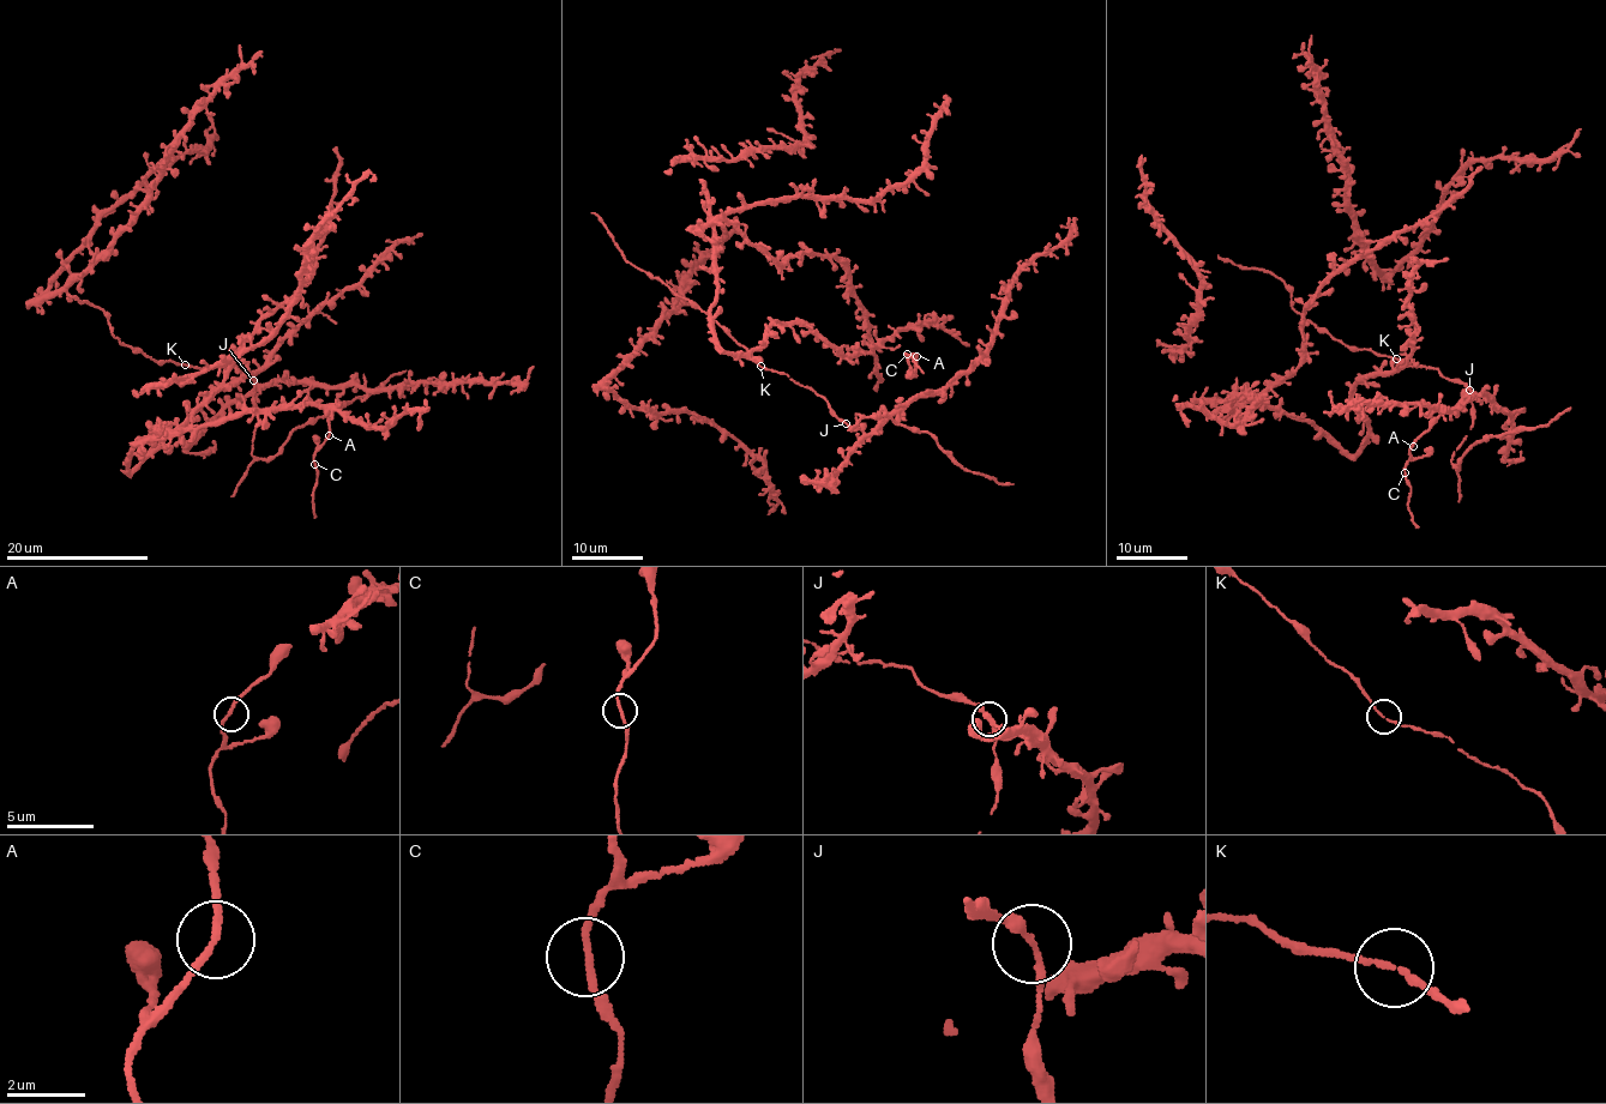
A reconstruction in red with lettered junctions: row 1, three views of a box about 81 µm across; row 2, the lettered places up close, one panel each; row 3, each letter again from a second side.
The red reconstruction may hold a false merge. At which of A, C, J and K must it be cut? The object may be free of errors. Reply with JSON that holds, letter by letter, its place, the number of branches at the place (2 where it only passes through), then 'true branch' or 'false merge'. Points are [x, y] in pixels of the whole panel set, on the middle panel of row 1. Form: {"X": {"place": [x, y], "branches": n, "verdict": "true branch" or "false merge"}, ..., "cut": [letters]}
{"A": {"place": [916, 356], "branches": 2, "verdict": "true branch"}, "C": {"place": [907, 354], "branches": 2, "verdict": "true branch"}, "J": {"place": [846, 423], "branches": 2, "verdict": "true branch"}, "K": {"place": [761, 366], "branches": 2, "verdict": "true branch"}, "cut": []}

